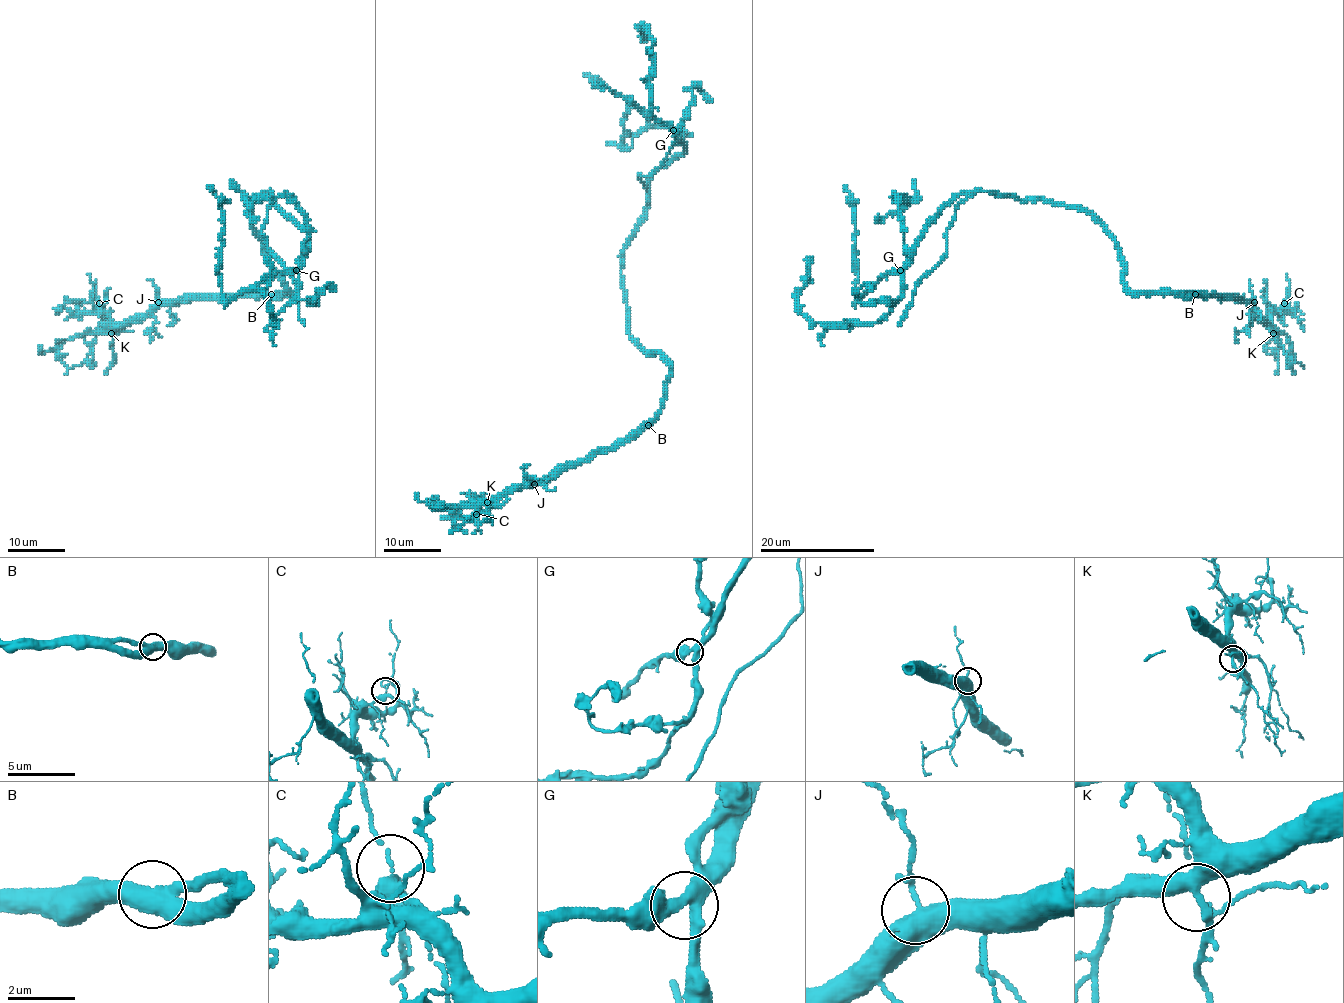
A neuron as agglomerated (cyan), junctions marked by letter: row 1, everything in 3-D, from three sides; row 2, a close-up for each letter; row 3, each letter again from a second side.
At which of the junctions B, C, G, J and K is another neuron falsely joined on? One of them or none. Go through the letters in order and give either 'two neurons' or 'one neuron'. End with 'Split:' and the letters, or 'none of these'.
B: one neuron
C: one neuron
G: one neuron
J: one neuron
K: one neuron
Split: none of these

